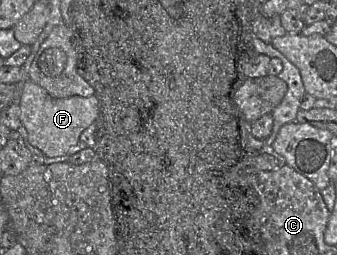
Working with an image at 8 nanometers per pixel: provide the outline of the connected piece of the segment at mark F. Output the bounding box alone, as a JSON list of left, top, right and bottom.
[20,80,100,157]

